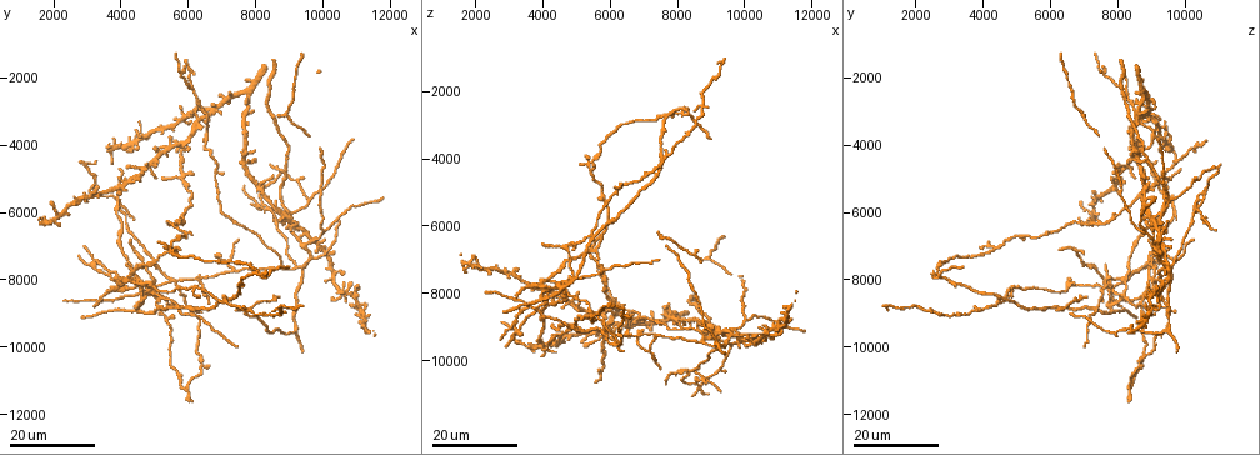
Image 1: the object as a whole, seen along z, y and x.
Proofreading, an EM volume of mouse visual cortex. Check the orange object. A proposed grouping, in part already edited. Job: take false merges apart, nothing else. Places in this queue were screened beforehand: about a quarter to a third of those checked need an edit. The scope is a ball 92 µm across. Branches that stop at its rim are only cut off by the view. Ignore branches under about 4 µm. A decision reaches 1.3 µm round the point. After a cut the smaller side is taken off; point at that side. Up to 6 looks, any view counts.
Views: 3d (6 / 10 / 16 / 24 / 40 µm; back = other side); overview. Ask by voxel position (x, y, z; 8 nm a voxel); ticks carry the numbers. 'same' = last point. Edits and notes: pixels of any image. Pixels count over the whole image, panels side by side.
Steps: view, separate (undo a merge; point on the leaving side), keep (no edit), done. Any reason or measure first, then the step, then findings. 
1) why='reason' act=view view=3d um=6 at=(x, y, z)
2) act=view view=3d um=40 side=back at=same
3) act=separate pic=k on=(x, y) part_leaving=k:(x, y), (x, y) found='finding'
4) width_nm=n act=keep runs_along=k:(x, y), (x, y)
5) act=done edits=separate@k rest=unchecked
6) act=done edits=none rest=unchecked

why='four or more arms meet' act=view view=3d um=16 at=(8400, 5900, 10300)

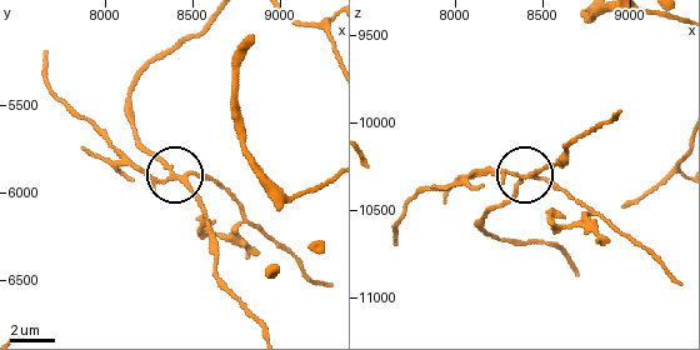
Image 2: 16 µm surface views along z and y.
act=view view=3d um=6 at=(8420, 5920, 10300)

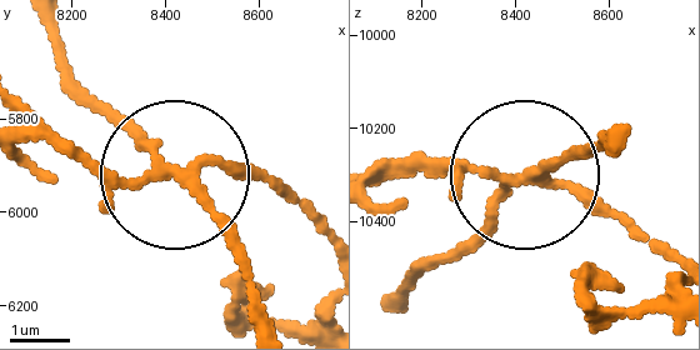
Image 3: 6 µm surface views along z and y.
side_arm_um=10 act=separate pic=3 on=(258, 179) part_leaving=3:(184, 168), (254, 173), (329, 243) found='a second neuron is stuck on'

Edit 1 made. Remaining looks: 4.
why='three arms meet' act=view view=3d um=24 at=(10000, 6500, 8900)

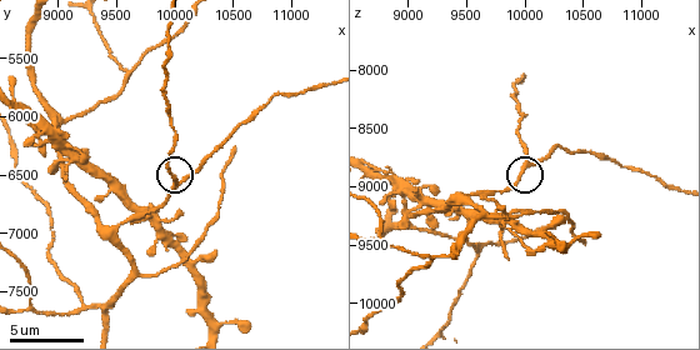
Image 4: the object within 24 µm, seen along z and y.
act=view view=3d um=10 at=(10080, 6560, 8800)

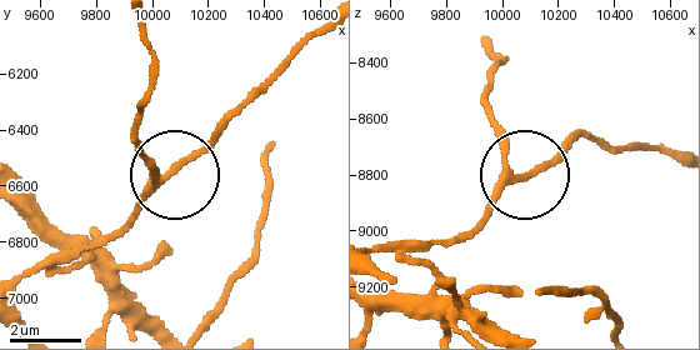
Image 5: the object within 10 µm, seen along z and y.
side_arm_um=19 act=keep found='one neuron here'

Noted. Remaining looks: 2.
act=done edits=separate@3 rest=unchecked

